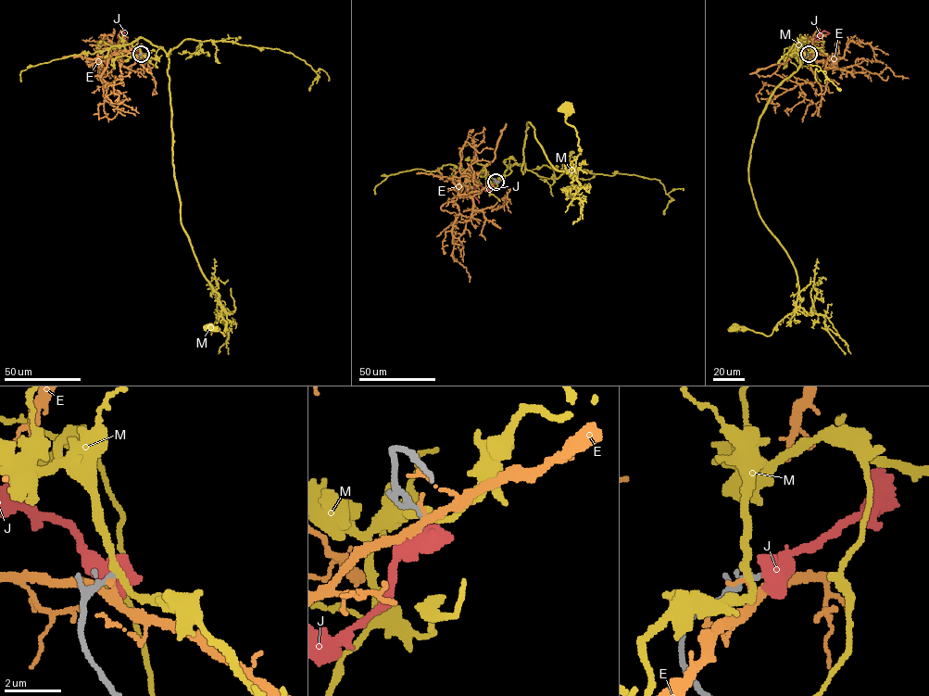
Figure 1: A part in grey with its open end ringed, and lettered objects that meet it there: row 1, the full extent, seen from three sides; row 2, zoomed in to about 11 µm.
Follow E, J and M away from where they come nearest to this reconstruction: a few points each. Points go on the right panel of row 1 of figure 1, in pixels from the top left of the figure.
E: (808, 54), (820, 50), (812, 58), (834, 68), (855, 65), (880, 74), (888, 67), (909, 79)
J: (809, 54), (817, 47), (812, 42), (815, 37), (822, 31), (829, 33)
M: (809, 54), (806, 38), (790, 47), (800, 66), (769, 99), (748, 166), (799, 297), (770, 335), (734, 326)

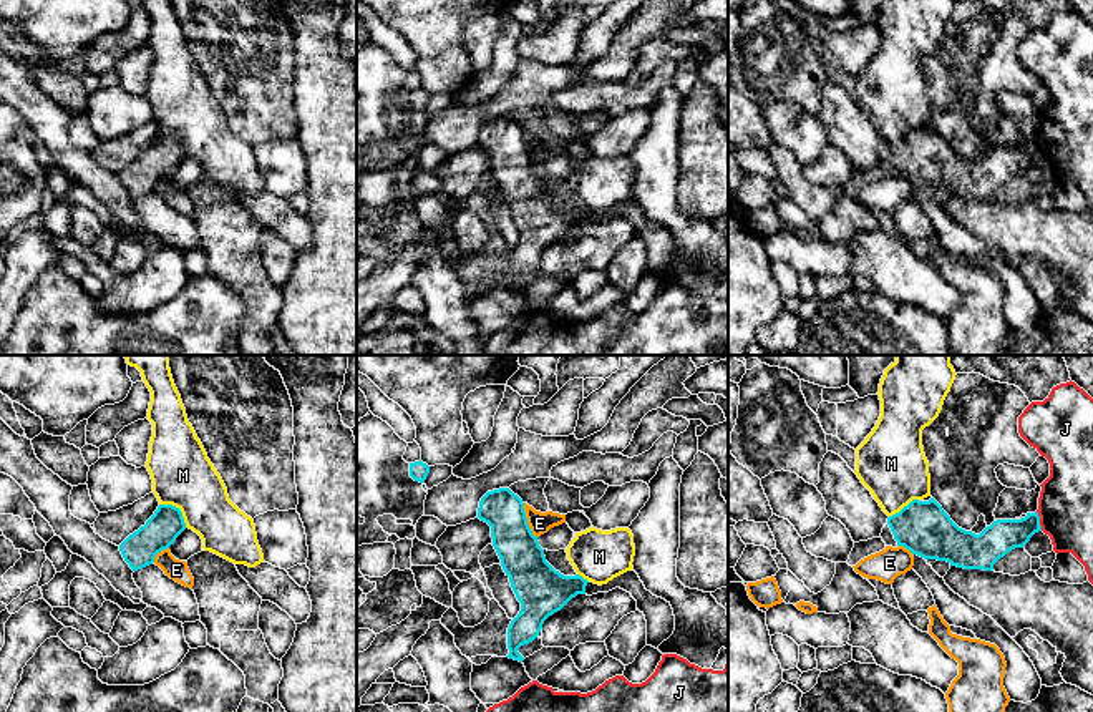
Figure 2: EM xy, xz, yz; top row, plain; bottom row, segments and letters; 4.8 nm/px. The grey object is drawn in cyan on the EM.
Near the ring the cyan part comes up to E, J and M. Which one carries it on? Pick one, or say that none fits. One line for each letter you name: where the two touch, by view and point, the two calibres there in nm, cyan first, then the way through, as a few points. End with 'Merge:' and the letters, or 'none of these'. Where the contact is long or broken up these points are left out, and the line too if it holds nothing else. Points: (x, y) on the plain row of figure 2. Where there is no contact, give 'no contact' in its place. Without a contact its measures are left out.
Merge: none of these

